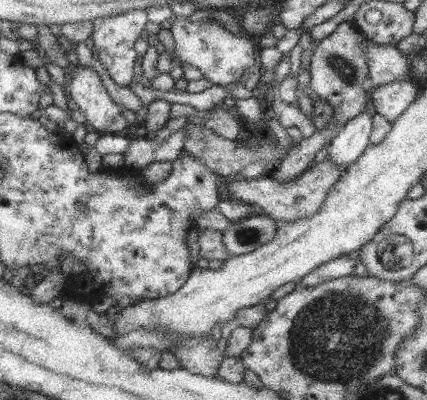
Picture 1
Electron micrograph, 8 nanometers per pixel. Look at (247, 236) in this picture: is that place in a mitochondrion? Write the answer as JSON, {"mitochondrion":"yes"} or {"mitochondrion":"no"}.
{"mitochondrion":"yes"}

